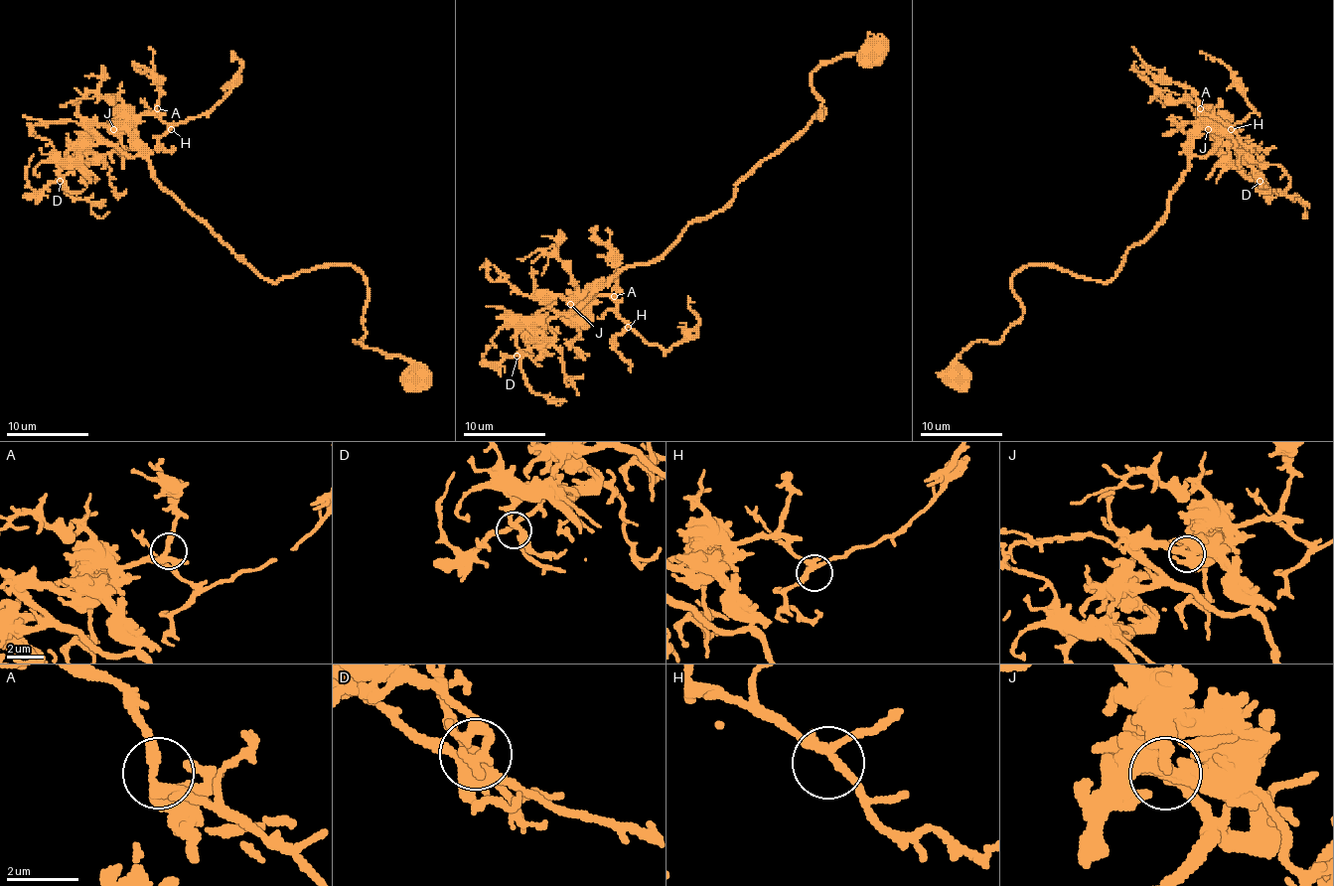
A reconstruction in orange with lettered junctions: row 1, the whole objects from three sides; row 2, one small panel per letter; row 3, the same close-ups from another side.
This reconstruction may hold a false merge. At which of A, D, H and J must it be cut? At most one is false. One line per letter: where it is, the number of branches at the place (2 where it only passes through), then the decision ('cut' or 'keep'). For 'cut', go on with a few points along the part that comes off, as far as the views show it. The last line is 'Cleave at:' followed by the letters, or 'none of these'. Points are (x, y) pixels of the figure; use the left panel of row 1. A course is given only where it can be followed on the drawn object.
A: place (157, 108); branches 3; keep
D: place (60, 181); branches 3; keep
H: place (171, 129); branches 3; keep
J: place (113, 129); branches 3; keep
Cleave at: none of these

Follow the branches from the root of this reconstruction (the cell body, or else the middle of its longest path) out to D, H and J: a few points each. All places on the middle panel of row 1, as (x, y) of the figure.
D: (876, 55), (822, 63), (812, 73), (820, 118), (824, 108), (660, 256), (527, 325), (517, 356)
H: (876, 55), (822, 63), (812, 73), (820, 118), (824, 108), (660, 256), (585, 296), (608, 296), (628, 327)
J: (876, 55), (822, 63), (812, 73), (820, 118), (824, 108), (660, 256), (628, 265), (570, 304)

